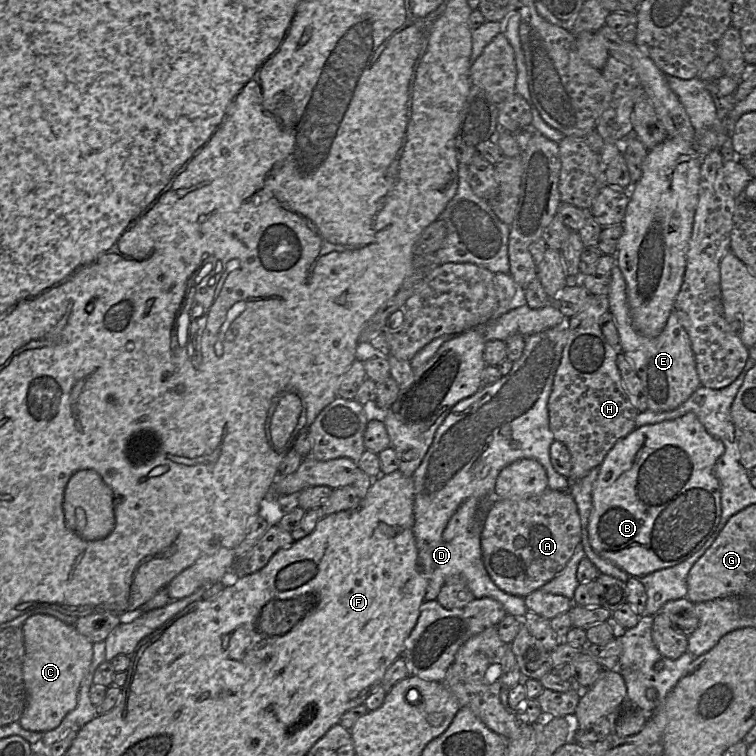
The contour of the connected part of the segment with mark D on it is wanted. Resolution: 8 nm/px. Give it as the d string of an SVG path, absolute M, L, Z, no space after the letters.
M568 319L564 324L526 337L522 356L513 362L511 371L500 380L483 385L475 394L459 401L438 427L433 442L421 464L414 472L413 534L418 549L418 566L428 580L425 601L437 600L446 579L460 575L475 599L489 597L502 604L508 615L523 619L528 609L524 598L498 588L489 576L482 558L482 519L479 514L485 505L495 500L494 490L502 469L520 459L535 459L546 470L548 488L569 491L570 482L557 473L550 460L550 446L555 441L549 428L548 401L555 373L560 364L569 333Z

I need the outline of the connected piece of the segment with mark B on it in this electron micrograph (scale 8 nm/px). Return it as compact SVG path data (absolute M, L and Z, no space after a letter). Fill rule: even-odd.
M694 413L644 425L619 440L604 458L593 484L588 537L595 553L635 578L676 566L695 554L720 522L721 489L715 466L724 449L723 443L706 431Z

